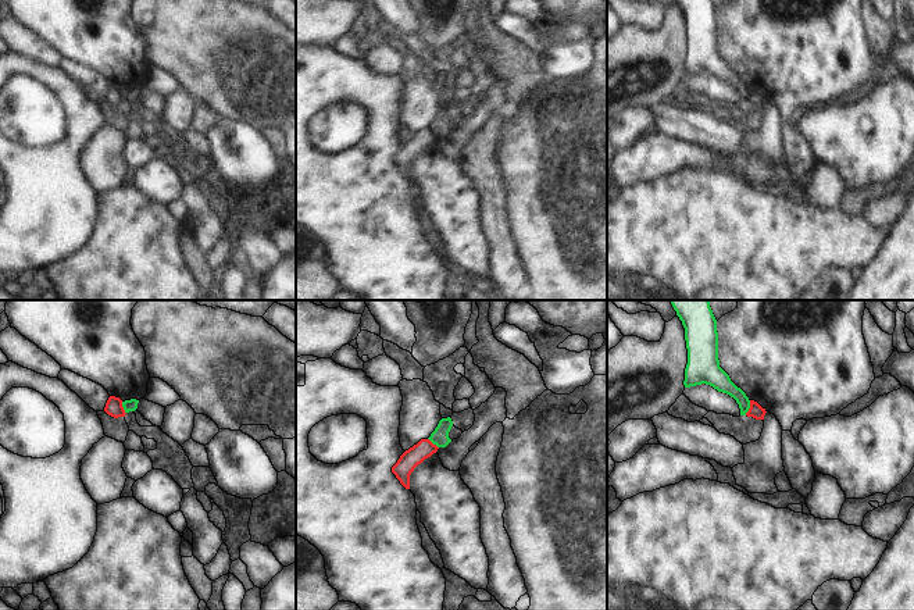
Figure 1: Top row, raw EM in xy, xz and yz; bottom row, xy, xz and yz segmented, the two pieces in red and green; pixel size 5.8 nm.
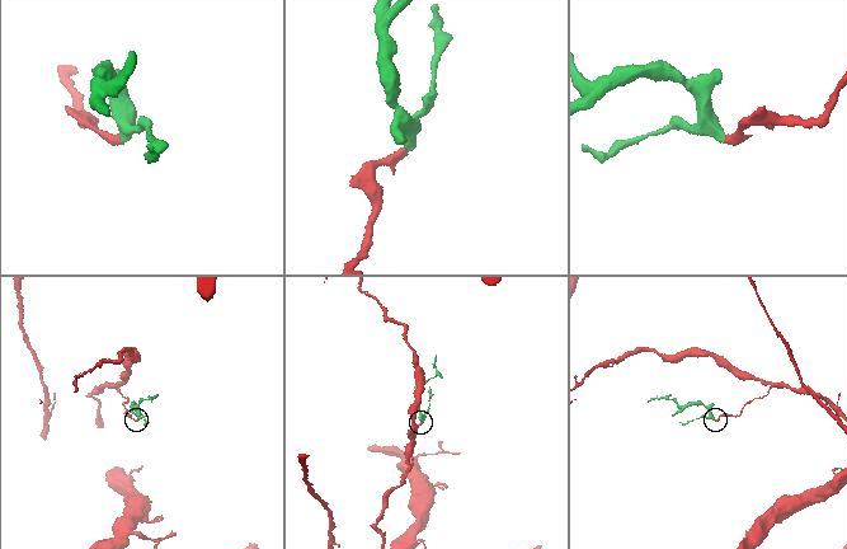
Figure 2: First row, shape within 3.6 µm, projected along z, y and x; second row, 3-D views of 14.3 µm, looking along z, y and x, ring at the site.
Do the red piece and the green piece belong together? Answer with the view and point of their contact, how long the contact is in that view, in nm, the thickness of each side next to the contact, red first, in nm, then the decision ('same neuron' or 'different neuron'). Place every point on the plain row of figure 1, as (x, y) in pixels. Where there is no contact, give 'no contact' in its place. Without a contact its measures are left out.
yz (750, 96) | 90 nm | 80/110 nm | different neuron

